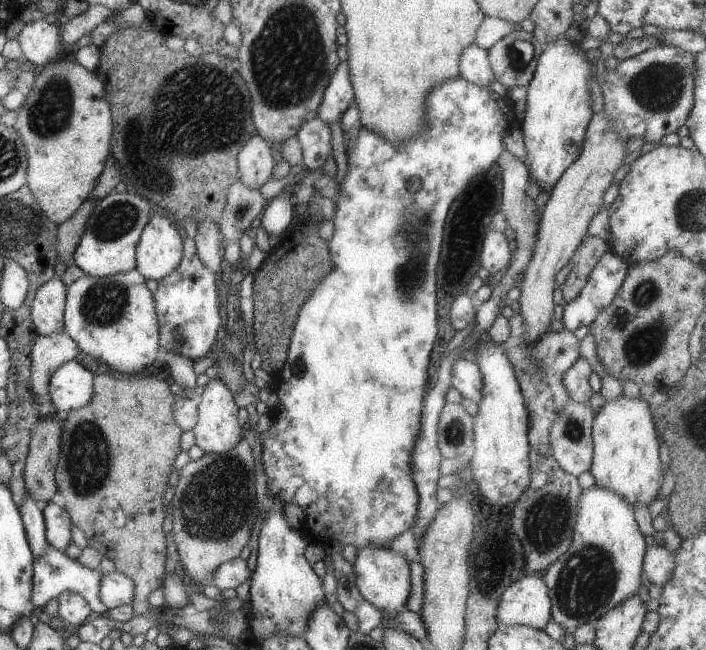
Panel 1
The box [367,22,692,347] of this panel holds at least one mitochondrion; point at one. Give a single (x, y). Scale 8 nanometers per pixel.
(659, 88)

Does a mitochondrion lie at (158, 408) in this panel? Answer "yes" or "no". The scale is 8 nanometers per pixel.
no

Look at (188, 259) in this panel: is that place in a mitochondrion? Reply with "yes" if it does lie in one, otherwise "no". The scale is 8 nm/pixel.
no

